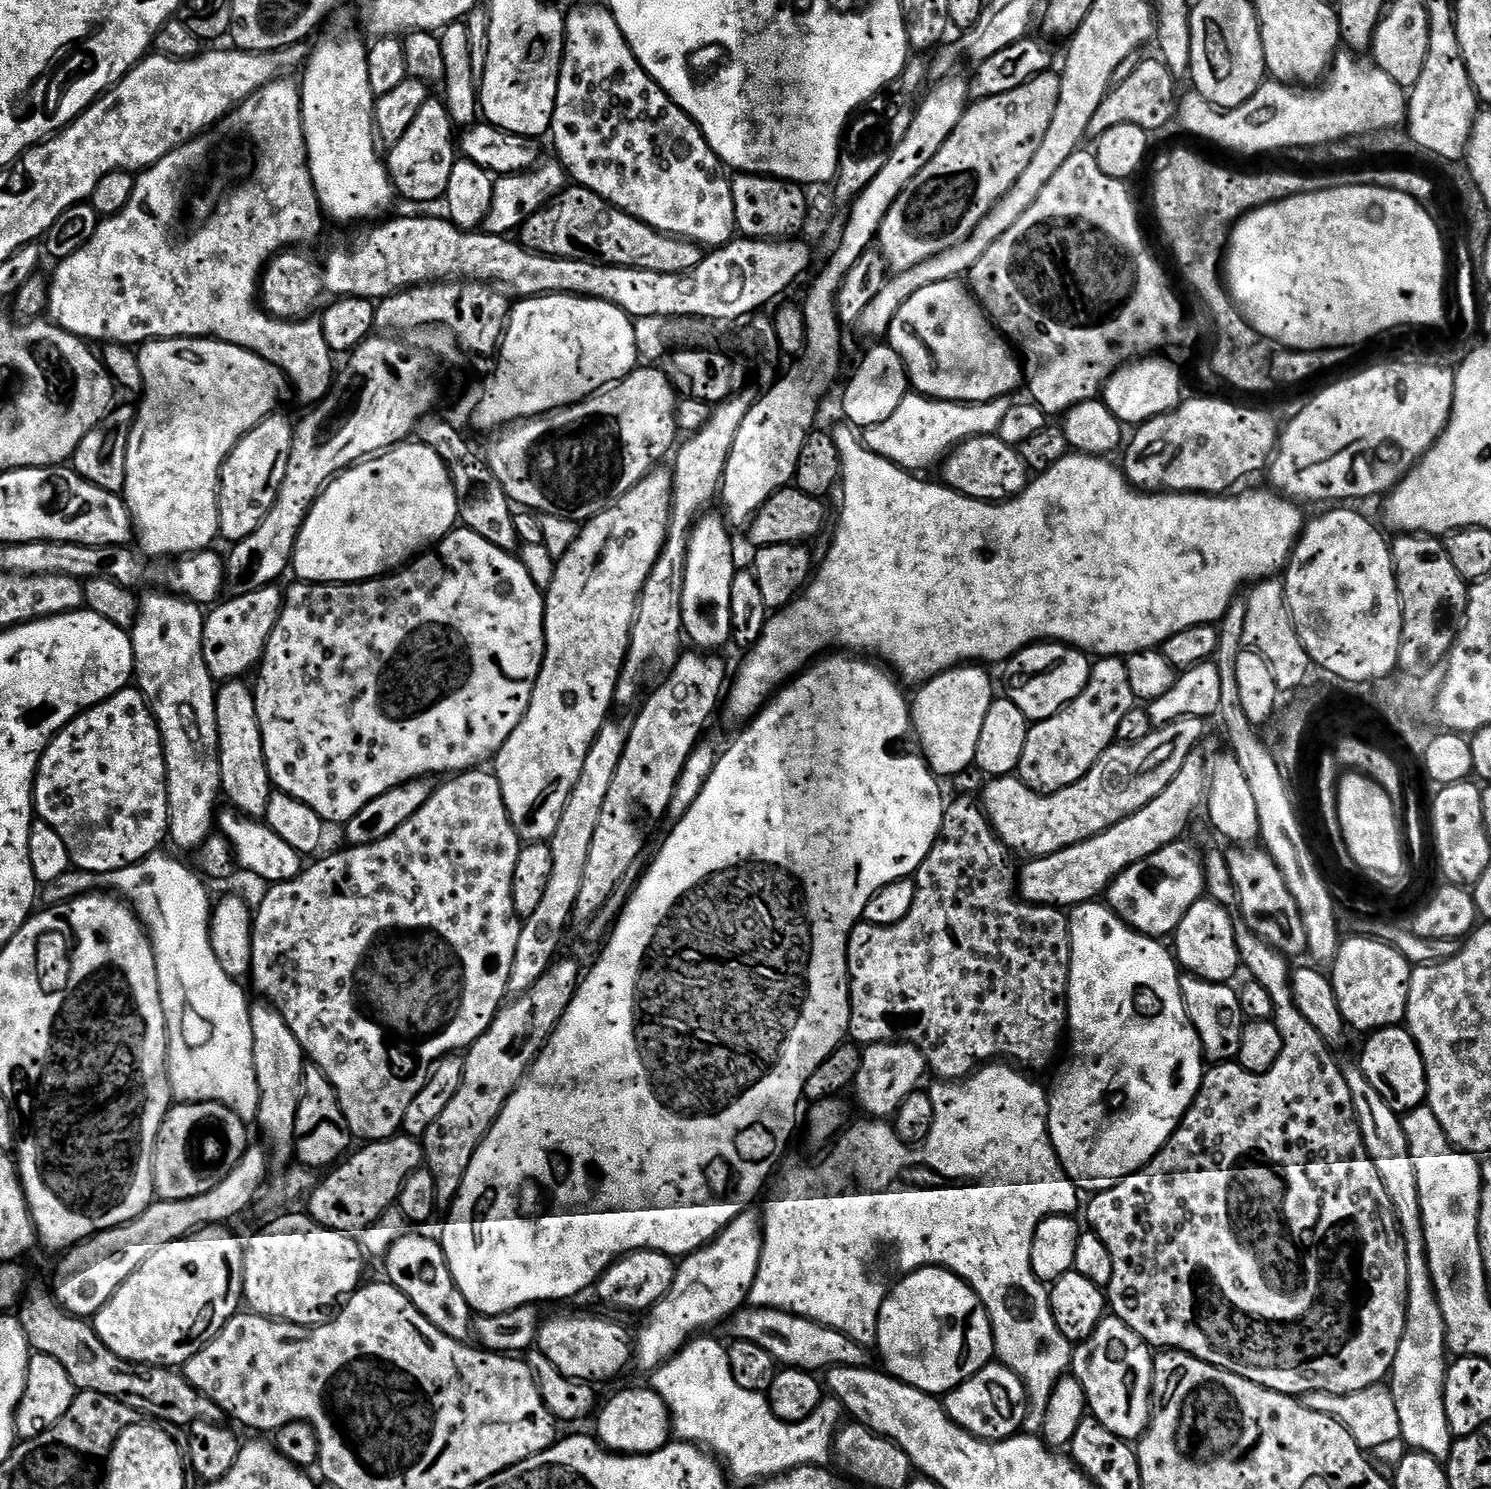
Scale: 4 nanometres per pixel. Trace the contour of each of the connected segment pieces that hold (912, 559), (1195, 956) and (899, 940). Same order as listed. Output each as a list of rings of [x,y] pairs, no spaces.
[[[840,422],[836,432],[831,433],[831,437],[840,452],[842,488],[844,484],[844,505],[840,508],[840,522],[835,525],[836,533],[833,534],[832,545],[825,560],[818,564],[804,591],[782,610],[769,615],[758,642],[743,653],[744,661],[741,662],[736,677],[733,680],[731,677],[730,687],[726,692],[728,716],[732,720],[747,722],[753,716],[757,716],[760,709],[792,677],[800,675],[809,667],[810,662],[832,649],[847,650],[852,654],[875,658],[887,665],[905,685],[916,684],[915,686],[923,686],[927,680],[932,680],[938,674],[960,665],[971,665],[973,662],[979,662],[984,666],[1003,665],[1017,656],[1023,648],[1041,642],[1069,644],[1072,648],[1079,648],[1080,651],[1088,653],[1092,658],[1127,658],[1139,652],[1159,649],[1167,640],[1174,638],[1174,634],[1190,630],[1190,626],[1219,625],[1233,601],[1241,595],[1239,592],[1243,584],[1252,586],[1259,581],[1279,577],[1288,567],[1292,549],[1296,547],[1296,541],[1300,539],[1306,523],[1306,515],[1304,516],[1303,510],[1300,509],[1303,507],[1297,501],[1289,500],[1275,490],[1244,492],[1241,496],[1199,492],[1141,492],[1139,488],[1133,488],[1132,483],[1126,479],[1117,465],[1115,468],[1111,464],[1111,459],[1083,454],[1069,454],[1054,462],[1054,466],[1029,479],[1027,486],[1010,500],[975,500],[958,494],[943,483],[927,484],[926,481],[919,480],[919,475],[905,471],[886,457],[880,457],[870,451],[858,439],[853,425],[847,422]]]
[[[1202,898],[1186,910],[1182,922],[1176,927],[1174,955],[1176,963],[1185,973],[1209,980],[1215,984],[1227,984],[1235,981],[1236,971],[1241,971],[1240,951],[1236,941],[1237,921],[1225,905],[1217,900]]]
[[[960,796],[957,800],[947,801],[938,838],[914,877],[916,893],[910,914],[906,914],[906,918],[894,926],[874,926],[861,922],[852,927],[852,933],[848,936],[848,996],[852,1007],[848,1036],[857,1045],[893,1042],[912,1044],[928,1061],[931,1075],[936,1075],[936,1078],[944,1082],[962,1080],[997,1058],[1007,1058],[1025,1069],[1044,1068],[1055,1058],[1059,1048],[1061,1051],[1062,1037],[1068,1022],[1067,994],[1072,961],[1068,918],[1059,908],[1051,908],[1049,904],[1029,904],[1018,895],[1018,872],[1015,867],[1012,869],[1012,859],[1013,853],[996,837],[996,831],[992,829],[992,823],[988,821],[988,815],[984,813],[977,797],[975,800],[972,796]]]

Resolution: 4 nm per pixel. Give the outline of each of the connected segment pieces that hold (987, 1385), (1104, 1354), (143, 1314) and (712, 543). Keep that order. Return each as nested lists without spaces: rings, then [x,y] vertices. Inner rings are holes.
[[[990,1362],[982,1370],[978,1370],[966,1382],[962,1382],[958,1387],[953,1388],[942,1400],[948,1417],[962,1430],[974,1434],[980,1440],[1009,1440],[1011,1436],[1017,1435],[1023,1429],[1024,1419],[1028,1417],[1028,1391],[1024,1388],[1024,1383],[1004,1364]]]
[[[1111,1314],[1105,1315],[1094,1334],[1079,1341],[1075,1348],[1076,1353],[1070,1356],[1070,1372],[1082,1382],[1091,1419],[1102,1422],[1118,1438],[1139,1441],[1152,1417],[1153,1349]]]
[[[228,1226],[198,1228],[188,1236],[174,1242],[166,1242],[98,1310],[94,1317],[94,1327],[98,1338],[118,1358],[126,1358],[139,1364],[159,1364],[161,1368],[175,1369],[183,1366],[198,1350],[224,1329],[226,1322],[241,1311],[244,1299],[244,1245]]]
[[[705,511],[696,520],[688,539],[686,550],[686,578],[682,582],[682,626],[683,635],[693,640],[695,647],[700,650],[720,650],[732,638],[732,615],[730,614],[730,586],[734,583],[738,571],[736,565],[736,548],[732,545],[733,533],[730,525],[719,511]]]

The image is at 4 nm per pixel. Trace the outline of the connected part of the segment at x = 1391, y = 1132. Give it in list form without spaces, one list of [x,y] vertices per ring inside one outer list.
[[[1345,1063],[1343,1070],[1346,1086],[1350,1086],[1350,1098],[1354,1102],[1356,1121],[1362,1130],[1364,1145],[1382,1177],[1386,1194],[1390,1194],[1408,1255],[1408,1313],[1402,1342],[1398,1342],[1398,1354],[1394,1354],[1394,1366],[1390,1373],[1394,1406],[1398,1406],[1400,1438],[1411,1451],[1430,1454],[1430,1458],[1444,1462],[1447,1461],[1454,1439],[1450,1422],[1446,1418],[1444,1401],[1444,1383],[1450,1360],[1446,1355],[1442,1310],[1428,1269],[1424,1223],[1418,1202],[1418,1178],[1414,1174],[1414,1158],[1410,1158],[1410,1142],[1406,1142],[1403,1119],[1388,1105],[1386,1098],[1382,1098],[1382,1094],[1370,1086],[1370,1078],[1366,1078],[1359,1063]]]

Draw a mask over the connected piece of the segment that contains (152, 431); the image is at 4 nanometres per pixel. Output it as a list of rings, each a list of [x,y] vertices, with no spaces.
[[[179,336],[173,340],[149,340],[146,344],[139,345],[138,366],[142,370],[144,386],[142,397],[144,401],[134,412],[132,429],[128,435],[126,446],[126,482],[122,499],[128,512],[132,515],[134,525],[134,540],[139,551],[145,557],[164,556],[160,558],[179,558],[188,555],[189,552],[203,552],[211,549],[215,540],[220,536],[218,526],[218,498],[220,497],[220,467],[224,465],[224,459],[232,453],[232,448],[244,435],[254,426],[258,426],[267,416],[277,411],[276,403],[280,400],[280,380],[282,384],[282,373],[270,362],[263,360],[258,354],[246,350],[242,346],[228,344],[225,340],[214,340],[211,338],[197,338],[195,336]]]

